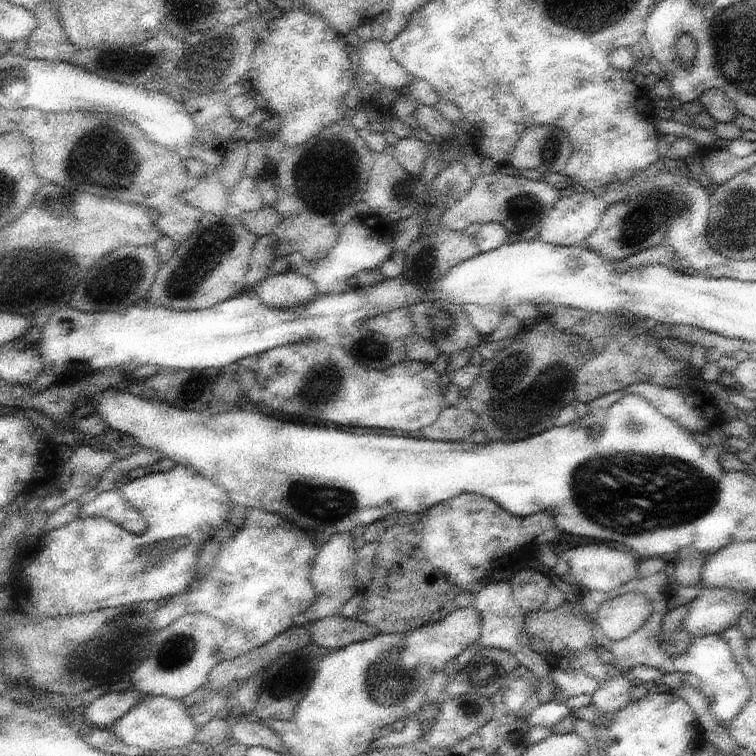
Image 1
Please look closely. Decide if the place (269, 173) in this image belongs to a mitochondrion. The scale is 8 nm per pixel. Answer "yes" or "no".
yes

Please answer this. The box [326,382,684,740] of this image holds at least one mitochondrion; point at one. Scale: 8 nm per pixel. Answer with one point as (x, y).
(387, 681)

